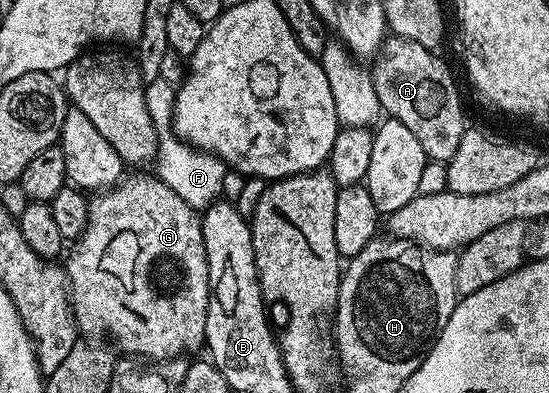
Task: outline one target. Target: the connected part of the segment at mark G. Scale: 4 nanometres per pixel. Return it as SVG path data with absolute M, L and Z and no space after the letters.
M147 172L132 173L135 174L132 176L132 178L130 178L130 176L124 177L122 180L116 182L114 186L102 191L102 193L100 193L98 196L90 199L91 207L89 208L89 220L87 221L85 232L74 243L75 251L73 251L71 255L69 255L70 253L66 255L66 258L68 257L67 262L65 261L67 285L69 287L69 297L71 299L71 311L75 314L75 324L79 327L80 335L106 336L113 343L116 351L122 352L122 350L124 350L125 353L136 354L136 356L139 358L159 358L155 360L170 360L180 356L187 356L187 353L189 353L190 350L195 350L198 348L198 346L202 347L204 345L207 336L207 333L205 332L205 320L207 319L207 309L209 308L209 300L211 299L211 295L213 293L213 287L211 281L209 280L209 264L207 263L207 257L205 256L205 244L203 243L203 223L200 215L196 213L196 211L192 210L185 200L181 200L181 197L177 196L176 192L173 192L172 188L167 187L161 179L157 178L156 176L152 176L150 173L148 173L148 175L143 173Z

